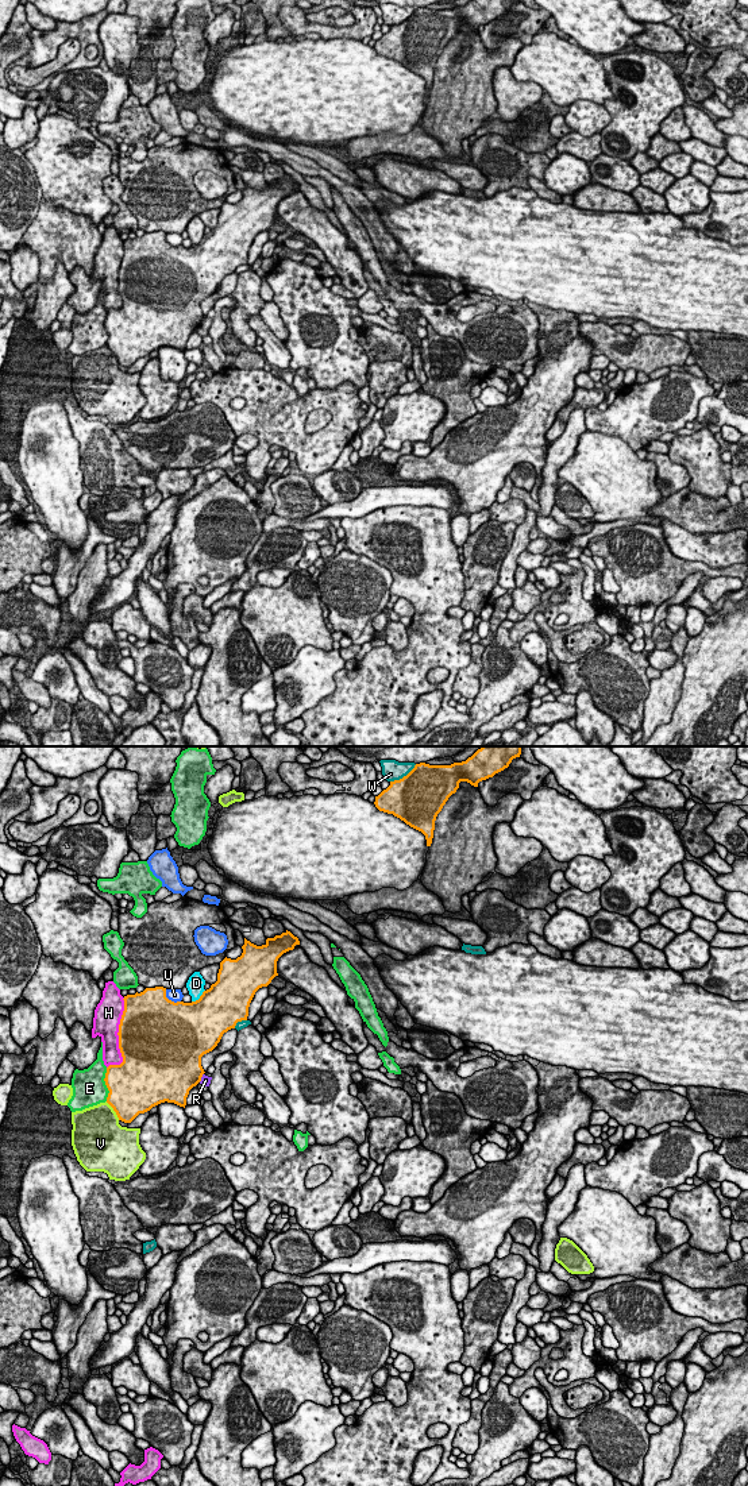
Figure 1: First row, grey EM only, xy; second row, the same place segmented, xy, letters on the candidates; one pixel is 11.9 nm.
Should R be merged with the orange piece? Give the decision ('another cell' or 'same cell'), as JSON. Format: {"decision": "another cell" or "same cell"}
{"decision": "another cell"}

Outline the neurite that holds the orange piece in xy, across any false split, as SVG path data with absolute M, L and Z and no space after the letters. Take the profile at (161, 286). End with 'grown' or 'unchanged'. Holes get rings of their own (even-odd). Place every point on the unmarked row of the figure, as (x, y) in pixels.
M288 174L267 182L262 190L244 182L242 200L236 204L225 201L220 207L217 225L192 247L169 244L163 231L146 232L140 238L124 240L124 255L117 277L123 306L109 309L104 323L109 335L107 347L119 364L131 367L139 358L165 346L185 352L189 335L205 317L201 301L212 296L223 278L235 273L238 266L247 265L255 236L278 220L278 202L296 189L300 189L298 182Z; unchanged

